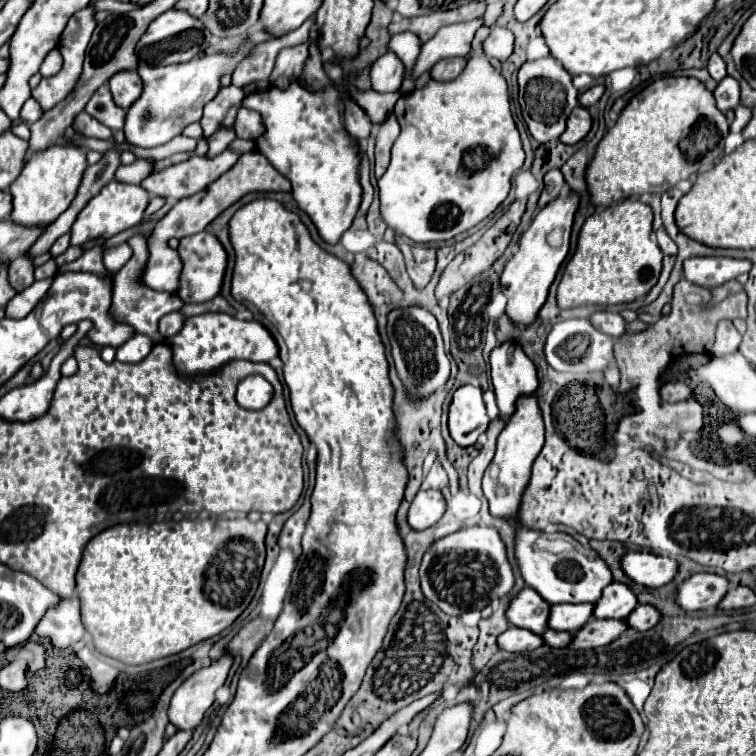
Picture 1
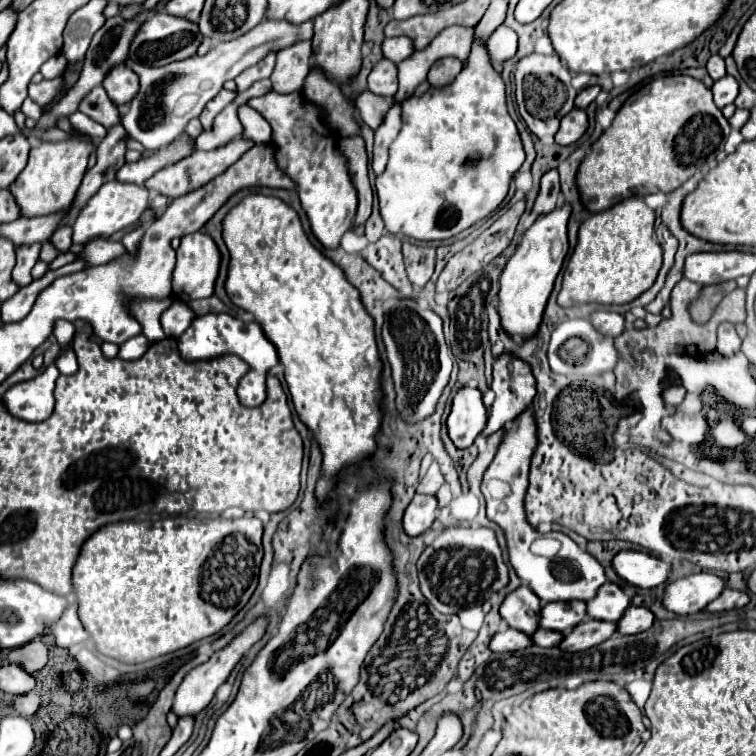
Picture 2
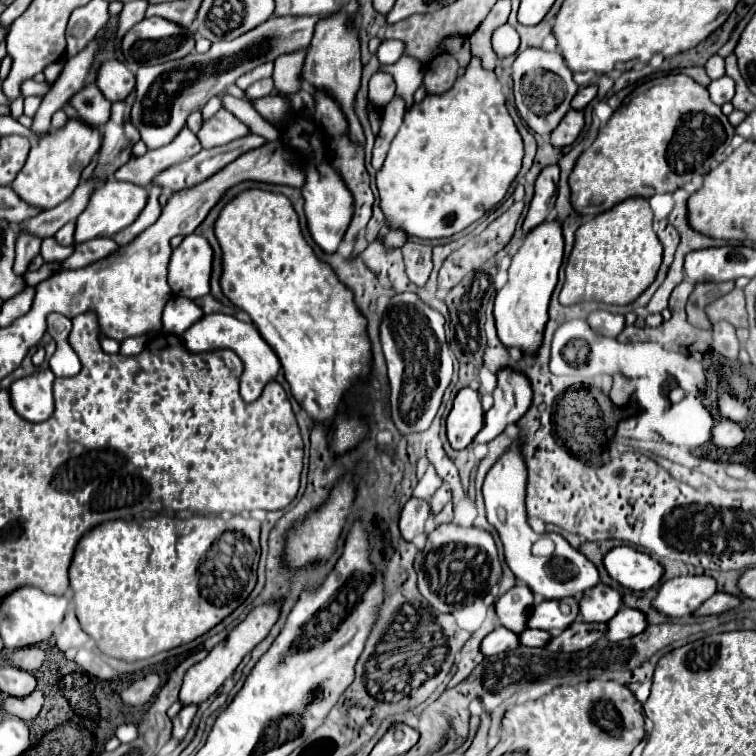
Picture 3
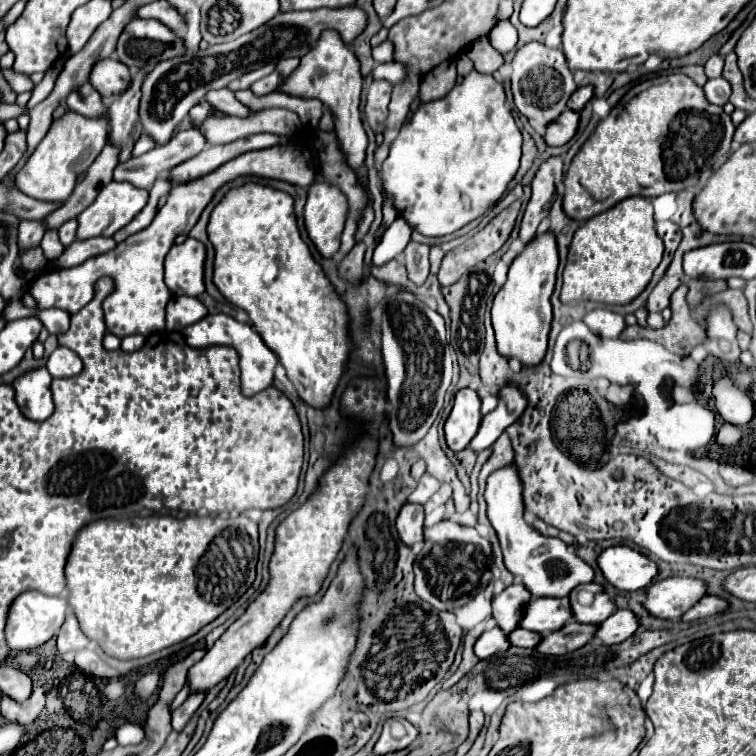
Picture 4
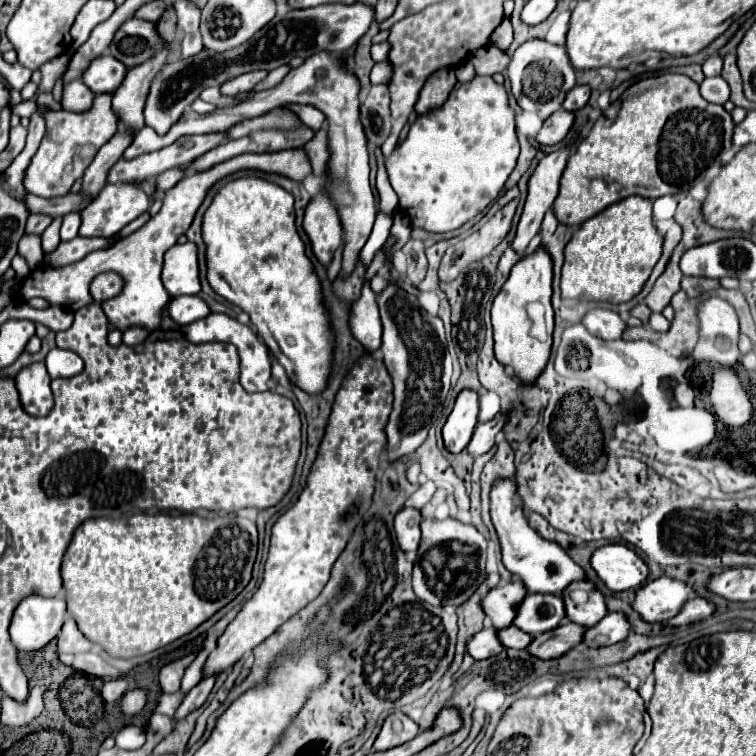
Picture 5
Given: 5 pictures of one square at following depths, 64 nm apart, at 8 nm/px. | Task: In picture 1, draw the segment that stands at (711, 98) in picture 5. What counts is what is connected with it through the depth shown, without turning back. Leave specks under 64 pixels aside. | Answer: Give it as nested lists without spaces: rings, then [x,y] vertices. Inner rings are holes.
[[[726,76],[722,82],[718,82],[714,90],[714,98],[716,98],[716,106],[722,112],[734,110],[740,104],[740,84],[734,78]]]

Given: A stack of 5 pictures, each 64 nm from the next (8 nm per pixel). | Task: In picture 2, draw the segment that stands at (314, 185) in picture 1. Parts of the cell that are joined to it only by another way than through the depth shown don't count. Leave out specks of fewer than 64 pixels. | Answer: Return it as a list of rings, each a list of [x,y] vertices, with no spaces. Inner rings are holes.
[[[274,90],[266,96],[248,100],[248,106],[258,110],[272,126],[270,144],[274,146],[274,160],[278,168],[294,180],[314,236],[324,248],[336,248],[342,234],[354,224],[358,192],[350,178],[348,158],[338,148],[336,136],[330,132],[324,108],[308,100],[302,92],[278,94]]]

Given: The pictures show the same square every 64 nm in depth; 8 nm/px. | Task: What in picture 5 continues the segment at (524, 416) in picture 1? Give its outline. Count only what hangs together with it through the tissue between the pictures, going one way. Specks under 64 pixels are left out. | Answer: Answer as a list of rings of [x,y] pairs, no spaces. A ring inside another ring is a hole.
[[[498,478],[490,490],[490,518],[498,532],[502,546],[502,562],[512,572],[518,574],[530,594],[556,594],[560,596],[572,582],[586,580],[586,572],[578,566],[558,542],[542,538],[524,518],[522,508],[514,502],[516,496],[514,478]]]

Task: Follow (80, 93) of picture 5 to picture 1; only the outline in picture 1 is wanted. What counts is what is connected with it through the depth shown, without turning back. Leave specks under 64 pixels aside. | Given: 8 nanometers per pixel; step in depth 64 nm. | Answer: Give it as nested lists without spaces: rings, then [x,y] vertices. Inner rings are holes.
[[[100,86],[96,90],[96,94],[92,94],[92,98],[90,98],[90,102],[86,104],[84,110],[90,116],[94,116],[96,120],[100,120],[102,124],[106,124],[110,130],[122,130],[124,128],[126,112],[116,106],[108,86]]]

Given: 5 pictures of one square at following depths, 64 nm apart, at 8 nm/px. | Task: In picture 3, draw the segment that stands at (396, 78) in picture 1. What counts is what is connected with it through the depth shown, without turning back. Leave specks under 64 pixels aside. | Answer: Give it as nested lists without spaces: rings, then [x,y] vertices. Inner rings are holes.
[[[378,70],[376,74],[372,74],[370,78],[370,100],[378,106],[378,108],[384,108],[392,98],[394,98],[394,90],[396,90],[396,84],[394,84],[394,78],[384,72],[384,70]]]

